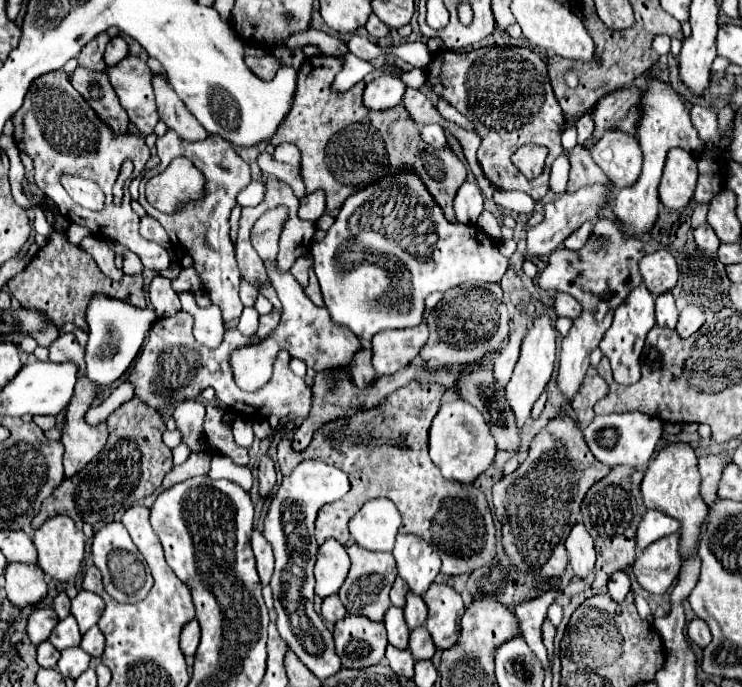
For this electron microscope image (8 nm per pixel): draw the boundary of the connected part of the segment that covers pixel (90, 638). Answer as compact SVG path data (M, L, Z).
M95 625L95 627L91 627L91 629L83 635L79 647L81 647L85 653L89 653L91 657L101 657L101 653L103 653L103 645L105 645L103 633L101 633L99 627Z

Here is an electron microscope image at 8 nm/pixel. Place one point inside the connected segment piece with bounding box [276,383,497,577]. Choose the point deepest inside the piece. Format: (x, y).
(383, 451)

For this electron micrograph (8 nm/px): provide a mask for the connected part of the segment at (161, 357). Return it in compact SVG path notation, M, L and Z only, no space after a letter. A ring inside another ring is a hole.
M273 309L271 313L259 317L259 329L257 329L254 339L243 337L237 327L229 327L229 329L225 331L223 343L221 343L217 349L205 349L203 345L199 345L199 343L195 341L193 333L191 333L193 317L191 317L189 313L183 313L183 311L181 311L181 313L177 313L177 315L157 319L155 325L151 327L151 331L149 331L147 345L143 347L143 351L141 351L137 363L135 363L135 369L131 371L131 377L129 377L129 381L135 385L135 395L137 395L141 401L145 401L147 405L159 409L159 407L165 407L165 405L173 403L173 401L169 401L169 399L175 399L175 403L177 403L177 401L183 401L183 399L195 399L205 387L213 387L215 393L217 393L217 397L219 397L229 409L235 409L239 415L245 415L245 417L257 417L257 415L261 415L261 417L277 415L277 417L283 417L283 419L307 417L307 413L309 413L309 409L311 409L311 389L305 385L305 381L303 381L301 377L295 377L293 371L289 369L289 359L291 359L291 355L289 355L287 351L279 351L271 381L269 381L263 389L259 389L259 391L255 391L255 393L245 393L245 391L241 391L241 389L235 385L233 375L231 375L231 369L229 369L229 363L227 363L227 361L229 361L229 353L231 353L237 345L248 345L252 343L253 340L255 341L255 339L259 341L263 340L265 335L269 335L269 333L277 327L277 323L279 323L279 313Z

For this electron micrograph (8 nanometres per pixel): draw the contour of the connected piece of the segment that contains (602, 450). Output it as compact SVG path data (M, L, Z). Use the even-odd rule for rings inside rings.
M627 411L627 413L609 413L609 415L599 415L593 419L589 427L583 429L585 443L589 445L591 453L605 465L615 467L615 465L629 465L629 467L645 467L649 459L653 457L657 443L661 441L663 435L663 421L639 413L639 411Z

